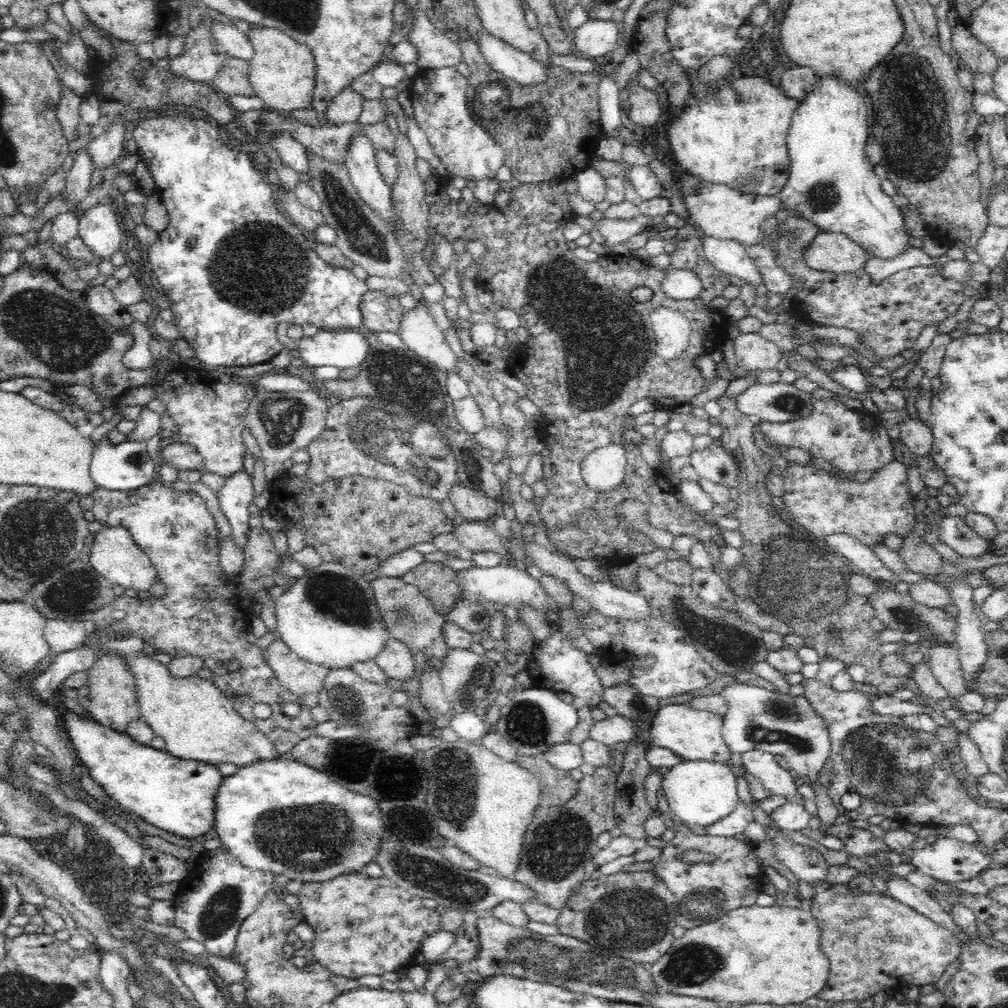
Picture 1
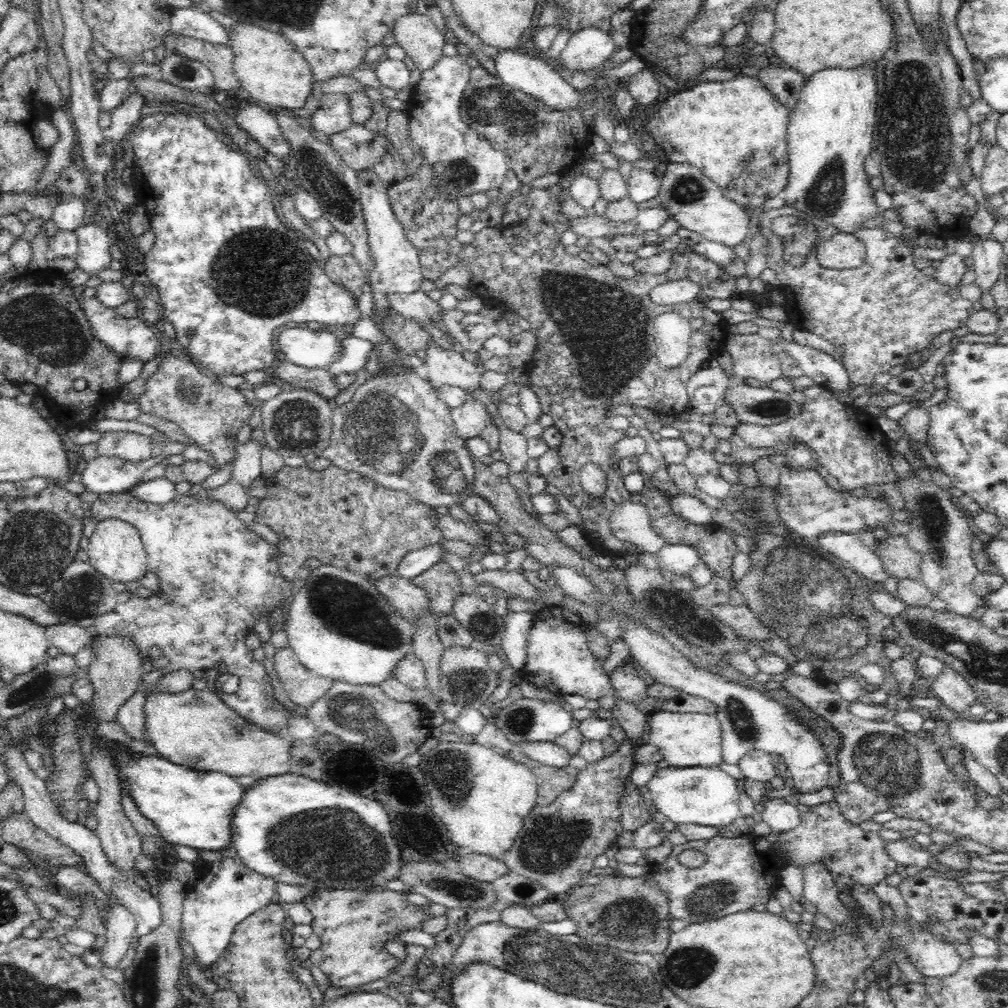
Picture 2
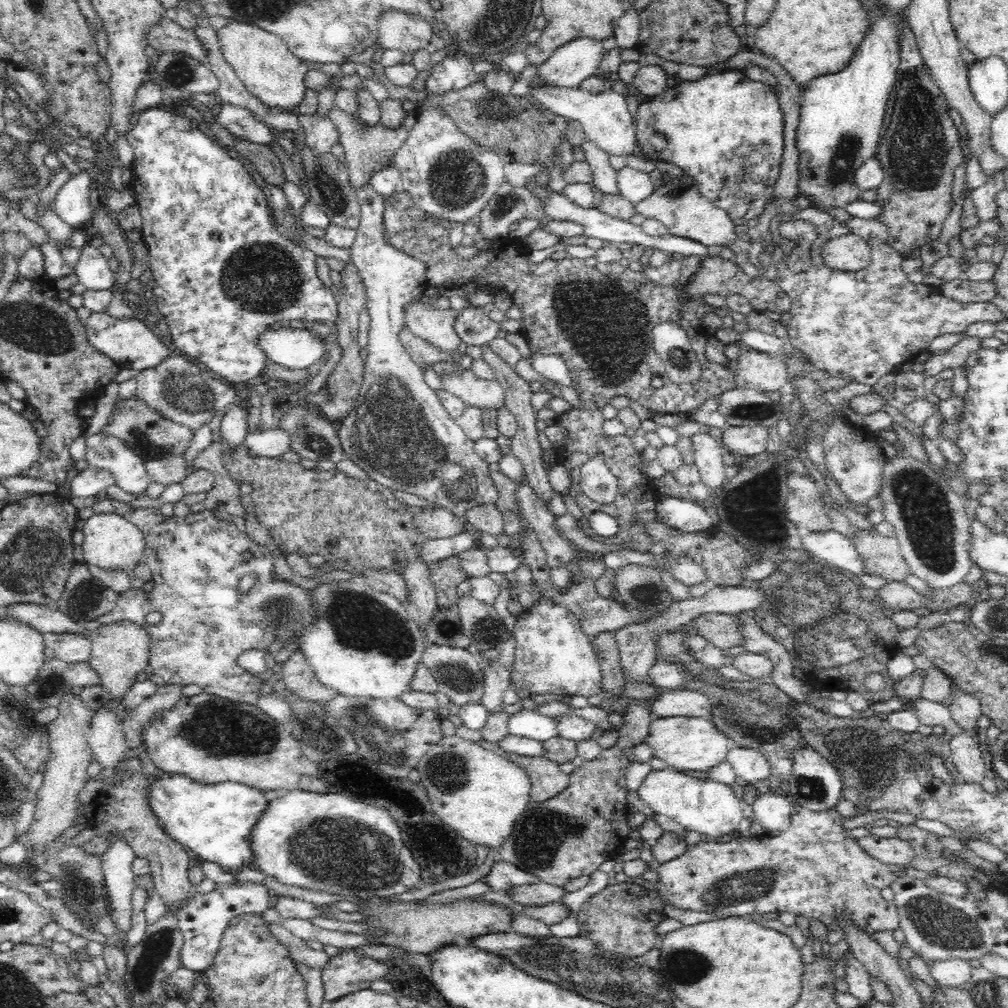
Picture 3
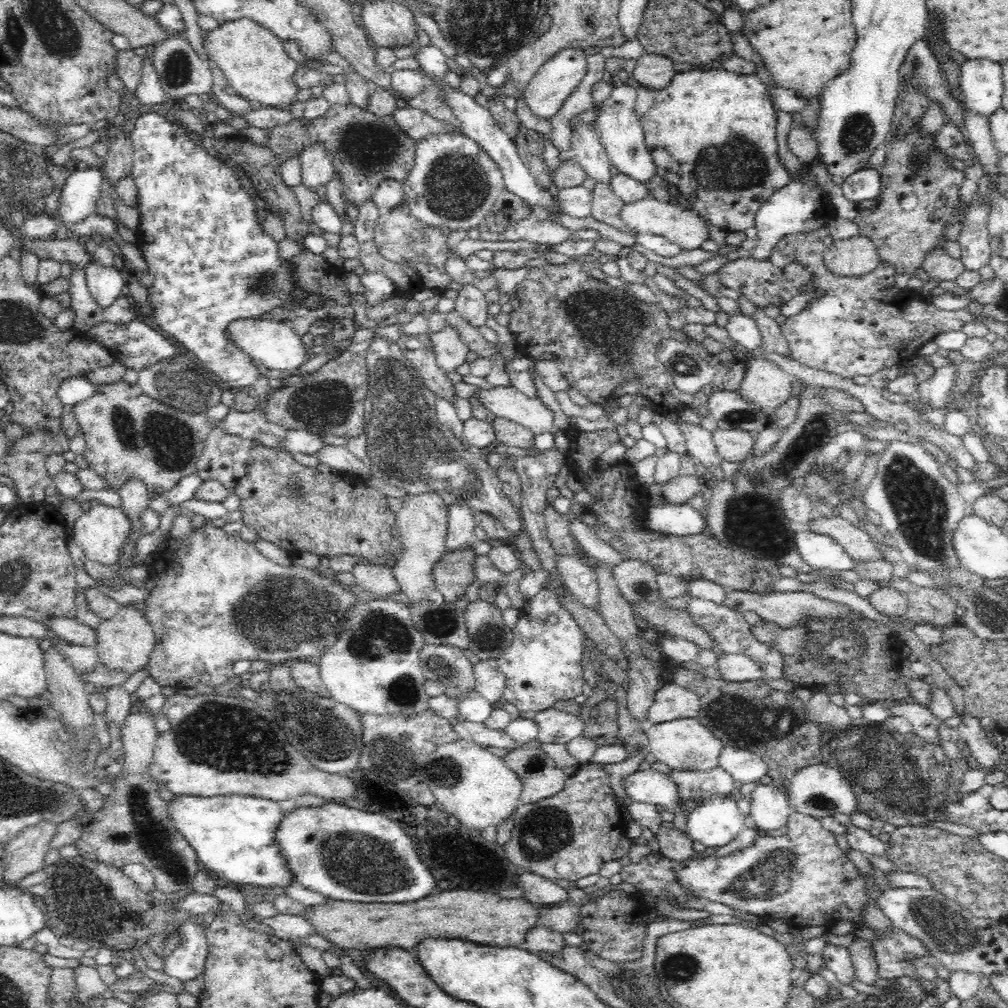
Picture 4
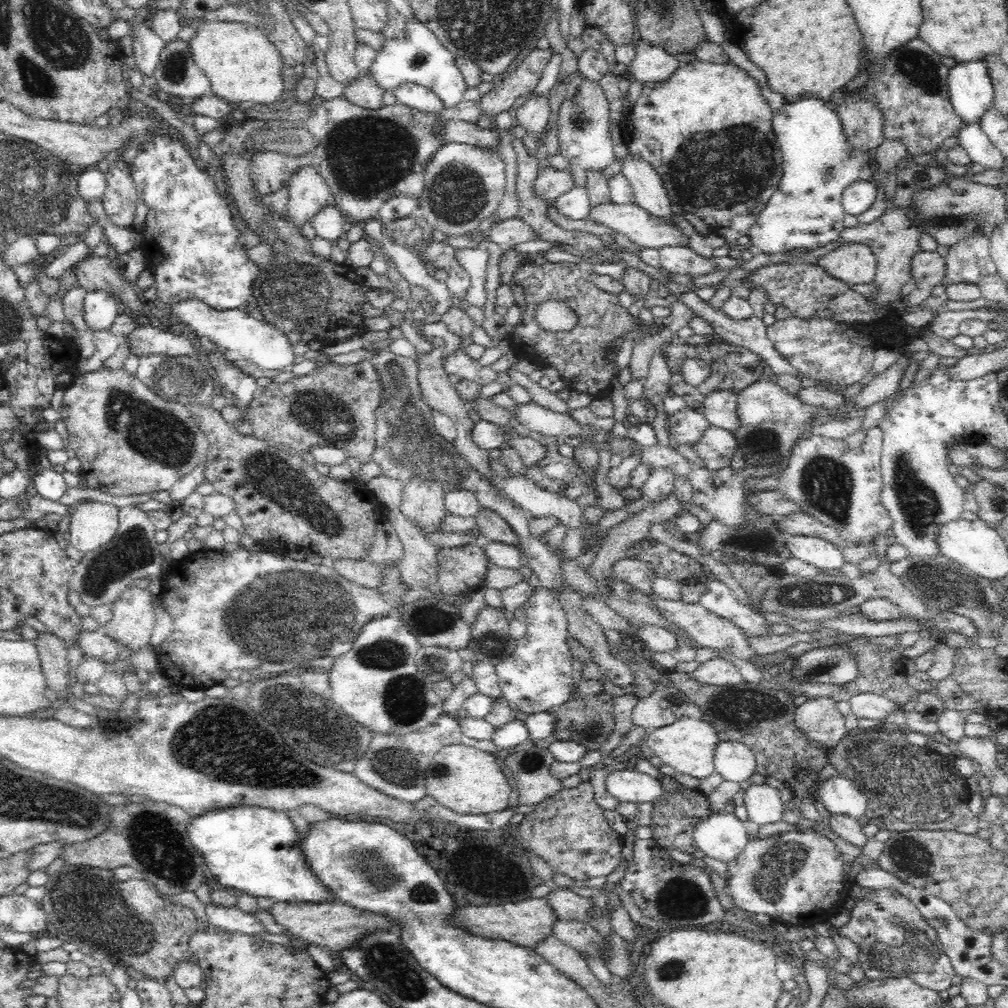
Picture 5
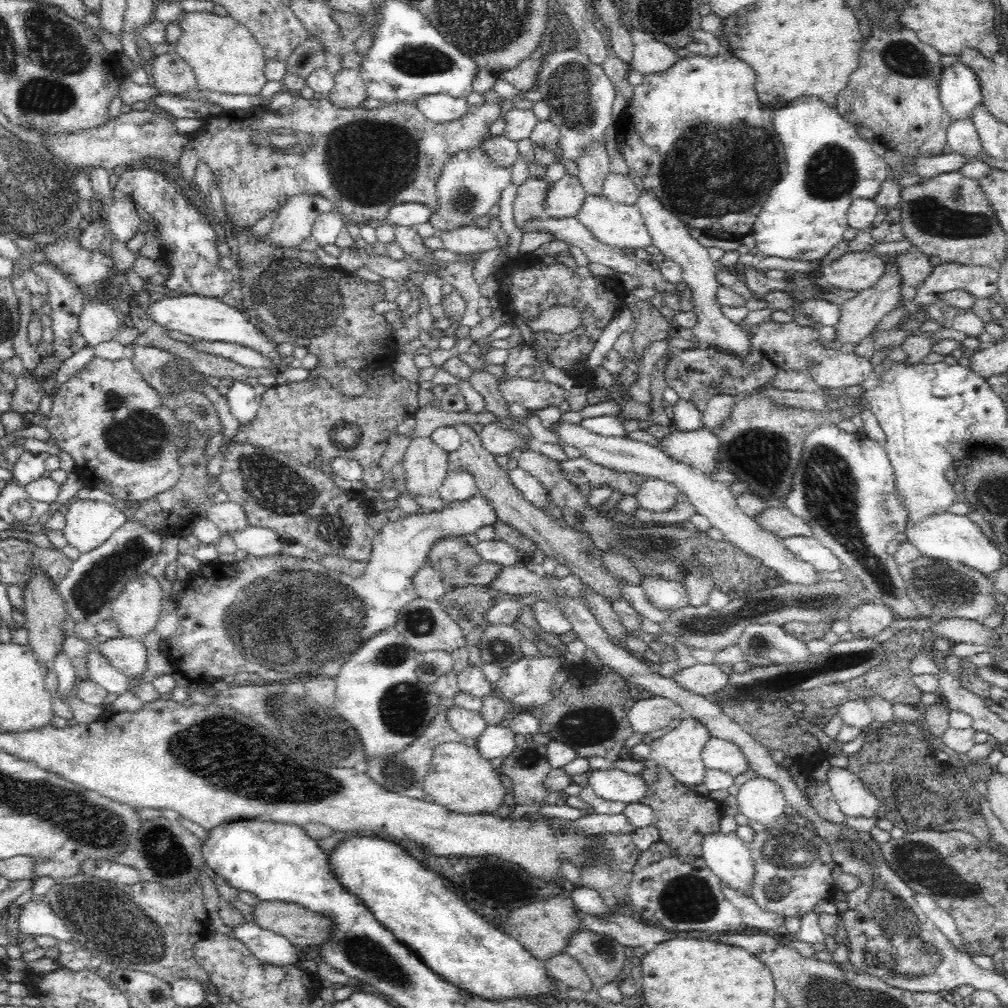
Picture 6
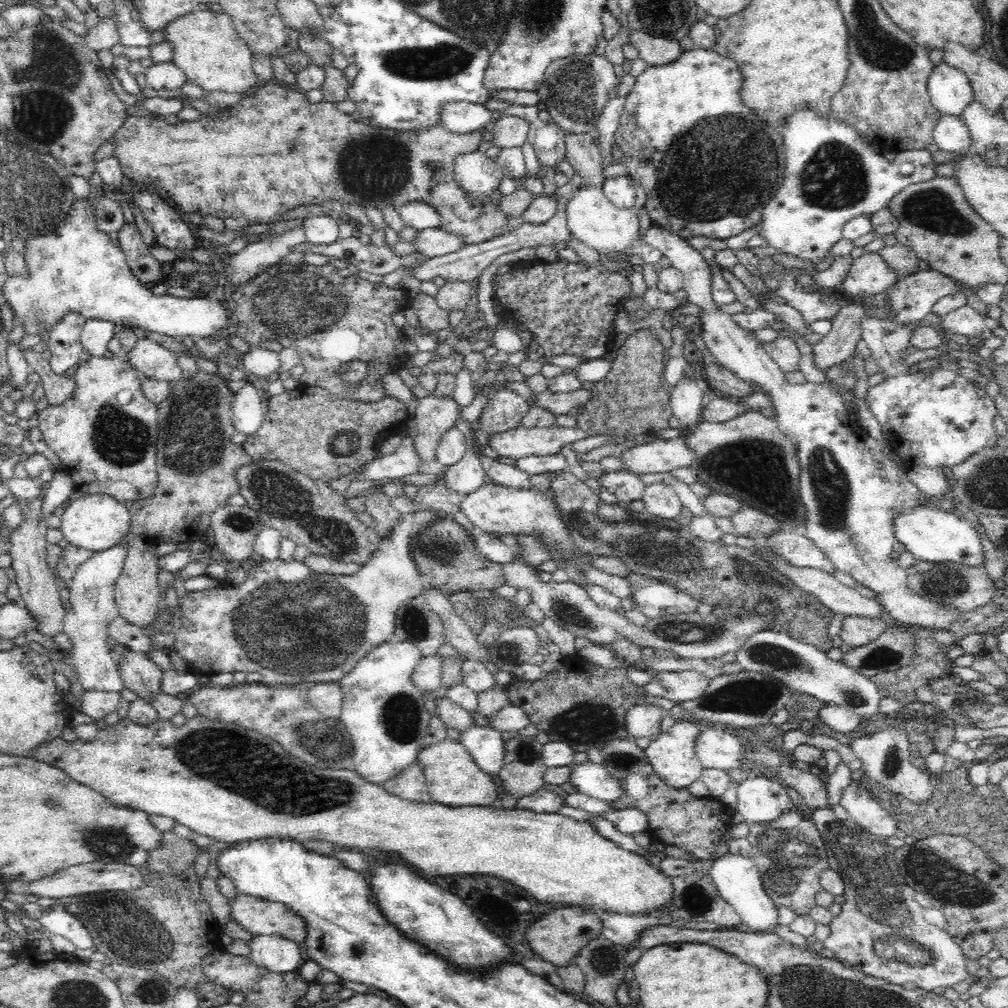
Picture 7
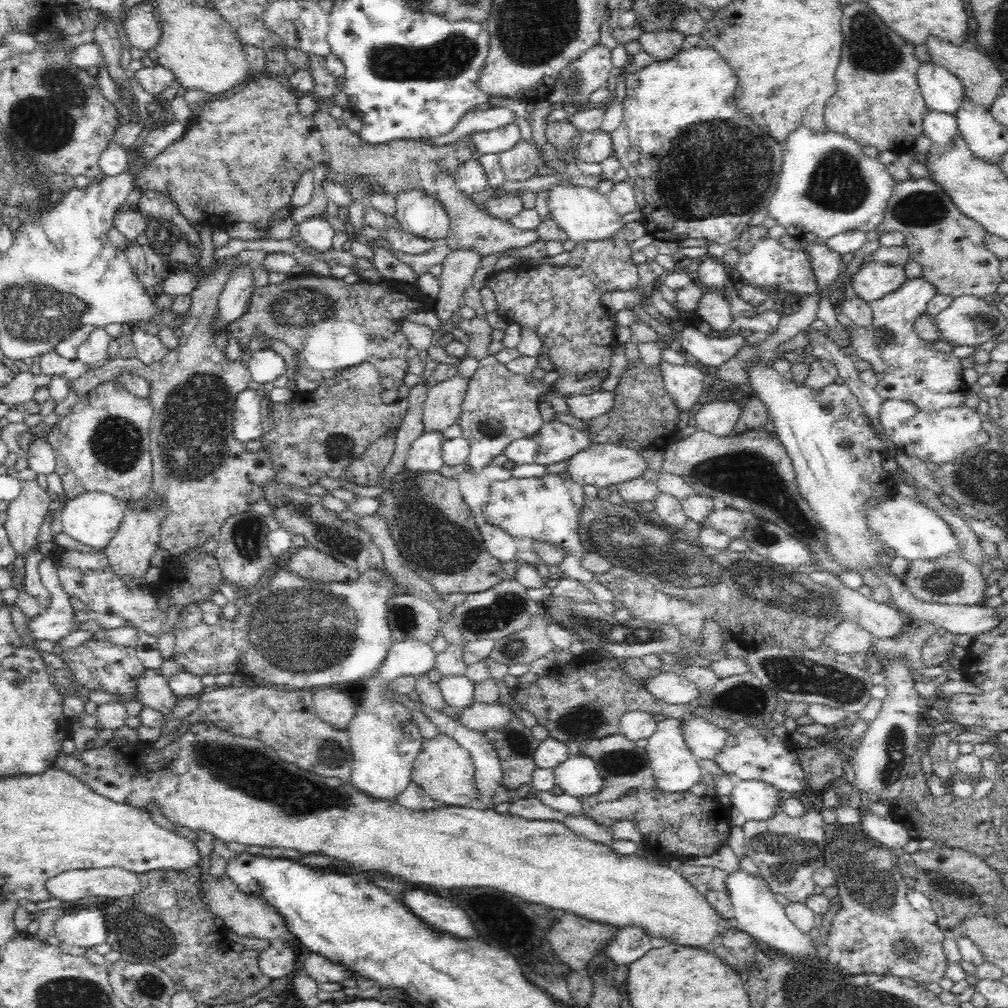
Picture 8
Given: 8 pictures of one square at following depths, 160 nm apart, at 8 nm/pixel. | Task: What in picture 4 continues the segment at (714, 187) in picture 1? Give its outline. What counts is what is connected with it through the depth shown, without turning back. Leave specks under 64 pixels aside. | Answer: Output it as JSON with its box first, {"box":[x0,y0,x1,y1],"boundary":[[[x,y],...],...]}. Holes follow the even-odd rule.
{"box":[618,196,710,250],"boundary":[[[648,196],[632,204],[624,204],[618,214],[621,222],[631,230],[636,230],[637,235],[658,235],[664,236],[672,244],[686,250],[701,248],[702,242],[710,238],[710,230],[705,217],[698,215],[694,209],[688,209],[675,200],[658,200]]]}

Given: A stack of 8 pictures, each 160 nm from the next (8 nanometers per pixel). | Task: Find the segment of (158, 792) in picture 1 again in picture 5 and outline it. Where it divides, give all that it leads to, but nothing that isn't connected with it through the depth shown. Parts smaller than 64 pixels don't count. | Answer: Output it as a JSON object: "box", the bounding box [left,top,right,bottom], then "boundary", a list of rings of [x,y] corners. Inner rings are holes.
{"box":[186,806,335,903],"boundary":[[[238,806],[207,812],[186,824],[191,844],[200,852],[212,883],[238,888],[252,896],[267,897],[280,903],[335,903],[332,894],[316,877],[301,846],[300,834],[282,811],[264,807]]]}

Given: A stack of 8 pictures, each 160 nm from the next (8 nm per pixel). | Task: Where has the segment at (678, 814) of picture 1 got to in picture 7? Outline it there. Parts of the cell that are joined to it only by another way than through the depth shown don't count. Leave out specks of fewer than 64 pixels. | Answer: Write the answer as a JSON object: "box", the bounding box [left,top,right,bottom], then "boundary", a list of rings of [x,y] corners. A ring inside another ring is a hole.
{"box":[568,761,782,934],"boundary":[[[592,761],[572,764],[569,766],[568,781],[578,789],[578,793],[586,794],[598,800],[608,802],[608,800],[616,800],[617,797],[620,797],[620,783],[612,778],[612,774],[609,774],[602,764],[592,763]],[[728,853],[718,856],[710,868],[710,877],[719,890],[719,894],[733,907],[737,915],[741,917],[741,921],[747,924],[753,932],[777,934],[777,926],[782,925],[778,923],[778,909],[772,898],[768,897],[757,867],[752,864],[748,855]]]}

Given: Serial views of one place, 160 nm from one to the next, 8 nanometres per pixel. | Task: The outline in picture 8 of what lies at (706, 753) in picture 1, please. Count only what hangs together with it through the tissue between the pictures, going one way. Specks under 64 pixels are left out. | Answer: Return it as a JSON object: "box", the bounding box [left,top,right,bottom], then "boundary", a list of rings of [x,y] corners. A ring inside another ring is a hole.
{"box":[645,719,704,794],"boundary":[[[658,719],[656,730],[648,738],[648,744],[645,747],[656,786],[670,794],[689,791],[694,784],[701,782],[704,773],[690,747],[686,744],[686,739],[682,735],[682,723],[680,722],[681,720],[676,719]]]}

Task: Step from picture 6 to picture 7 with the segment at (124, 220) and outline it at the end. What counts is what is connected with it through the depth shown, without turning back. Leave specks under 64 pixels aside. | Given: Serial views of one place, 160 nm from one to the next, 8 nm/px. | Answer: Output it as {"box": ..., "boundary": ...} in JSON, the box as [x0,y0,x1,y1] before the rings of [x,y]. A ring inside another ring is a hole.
{"box":[117,221,162,286],"boundary":[[[124,221],[122,228],[117,233],[118,244],[126,255],[133,275],[141,283],[148,283],[150,286],[159,283],[162,279],[161,262],[152,256],[150,247],[142,241],[136,223]]]}

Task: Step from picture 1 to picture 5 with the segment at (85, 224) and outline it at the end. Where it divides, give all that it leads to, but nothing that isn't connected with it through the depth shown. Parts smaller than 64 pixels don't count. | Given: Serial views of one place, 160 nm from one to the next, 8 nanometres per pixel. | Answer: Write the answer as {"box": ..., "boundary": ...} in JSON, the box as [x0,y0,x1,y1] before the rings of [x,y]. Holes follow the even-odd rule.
{"box":[83,289,122,332],"boundary":[[[100,289],[94,292],[87,291],[83,309],[88,328],[96,332],[96,330],[108,330],[112,327],[111,324],[122,306],[110,291]]]}

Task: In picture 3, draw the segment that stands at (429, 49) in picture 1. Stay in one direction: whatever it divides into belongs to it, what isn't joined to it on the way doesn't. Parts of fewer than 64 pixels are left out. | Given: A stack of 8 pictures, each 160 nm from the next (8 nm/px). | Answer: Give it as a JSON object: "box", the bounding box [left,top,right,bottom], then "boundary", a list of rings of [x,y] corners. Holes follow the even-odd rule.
{"box":[377,10,434,55],"boundary":[[[388,10],[382,14],[378,27],[377,44],[381,50],[400,50],[413,55],[426,49],[434,39],[433,24],[417,14]]]}

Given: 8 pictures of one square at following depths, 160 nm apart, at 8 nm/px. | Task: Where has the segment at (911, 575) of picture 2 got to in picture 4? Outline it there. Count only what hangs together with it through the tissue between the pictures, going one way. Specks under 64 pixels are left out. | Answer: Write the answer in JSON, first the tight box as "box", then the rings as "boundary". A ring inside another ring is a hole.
{"box":[808,515,885,562],"boundary":[[[815,515],[808,525],[810,531],[836,540],[855,562],[885,560],[880,548],[863,527],[856,527],[840,516],[824,518]]]}

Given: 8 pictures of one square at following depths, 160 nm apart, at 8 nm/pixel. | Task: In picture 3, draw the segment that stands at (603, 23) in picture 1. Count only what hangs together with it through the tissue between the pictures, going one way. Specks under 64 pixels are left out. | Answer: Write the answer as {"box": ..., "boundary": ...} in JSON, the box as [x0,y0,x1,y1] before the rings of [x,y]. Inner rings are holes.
{"box":[536,40,605,88],"boundary":[[[571,40],[557,48],[548,60],[537,67],[536,81],[540,85],[578,88],[585,78],[598,70],[605,51],[601,40]]]}

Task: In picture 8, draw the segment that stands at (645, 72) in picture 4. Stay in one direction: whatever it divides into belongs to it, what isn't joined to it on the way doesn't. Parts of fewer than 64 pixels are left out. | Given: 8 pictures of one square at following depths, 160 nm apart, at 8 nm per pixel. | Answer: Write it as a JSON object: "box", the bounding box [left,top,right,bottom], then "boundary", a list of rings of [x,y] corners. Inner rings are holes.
{"box":[638,29,687,60],"boundary":[[[670,29],[656,30],[653,32],[643,32],[638,41],[641,50],[651,54],[655,60],[665,60],[674,56],[680,49],[687,47],[684,42],[685,36]]]}

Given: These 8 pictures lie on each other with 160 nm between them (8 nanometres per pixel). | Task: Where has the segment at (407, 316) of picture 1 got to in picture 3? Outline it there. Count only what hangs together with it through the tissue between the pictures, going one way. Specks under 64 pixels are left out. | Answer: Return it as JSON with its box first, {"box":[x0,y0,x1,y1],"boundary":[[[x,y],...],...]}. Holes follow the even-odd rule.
{"box":[440,368,506,410],"boundary":[[[469,368],[462,372],[446,374],[440,378],[442,389],[458,396],[467,406],[500,410],[506,406],[503,386],[498,381],[485,382],[477,378]]]}

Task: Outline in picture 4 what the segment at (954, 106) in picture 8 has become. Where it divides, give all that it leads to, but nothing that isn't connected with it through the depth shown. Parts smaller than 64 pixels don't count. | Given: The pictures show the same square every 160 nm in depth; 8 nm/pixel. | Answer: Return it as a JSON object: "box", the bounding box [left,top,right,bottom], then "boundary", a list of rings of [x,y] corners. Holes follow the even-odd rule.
{"box":[959,59,1004,116],"boundary":[[[978,59],[960,64],[959,98],[961,106],[971,114],[992,116],[1001,107],[1004,79],[1000,63]]]}

